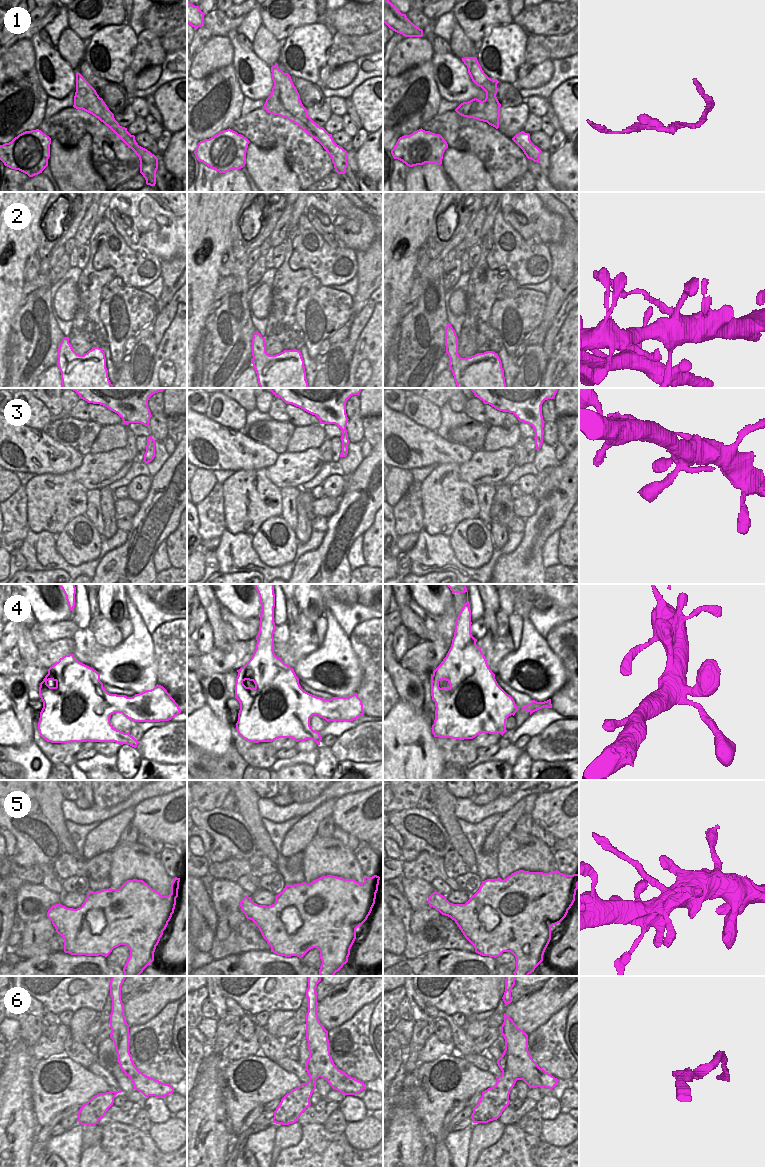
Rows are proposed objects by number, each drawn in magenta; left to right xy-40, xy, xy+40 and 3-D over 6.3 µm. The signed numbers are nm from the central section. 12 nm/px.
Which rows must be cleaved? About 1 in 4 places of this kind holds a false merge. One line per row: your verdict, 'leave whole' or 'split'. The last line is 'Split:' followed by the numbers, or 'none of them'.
1: leave whole
2: leave whole
3: leave whole
4: leave whole
5: split
6: leave whole
Split: 5

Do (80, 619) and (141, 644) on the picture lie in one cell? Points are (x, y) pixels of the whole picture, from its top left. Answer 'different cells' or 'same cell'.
different cells

